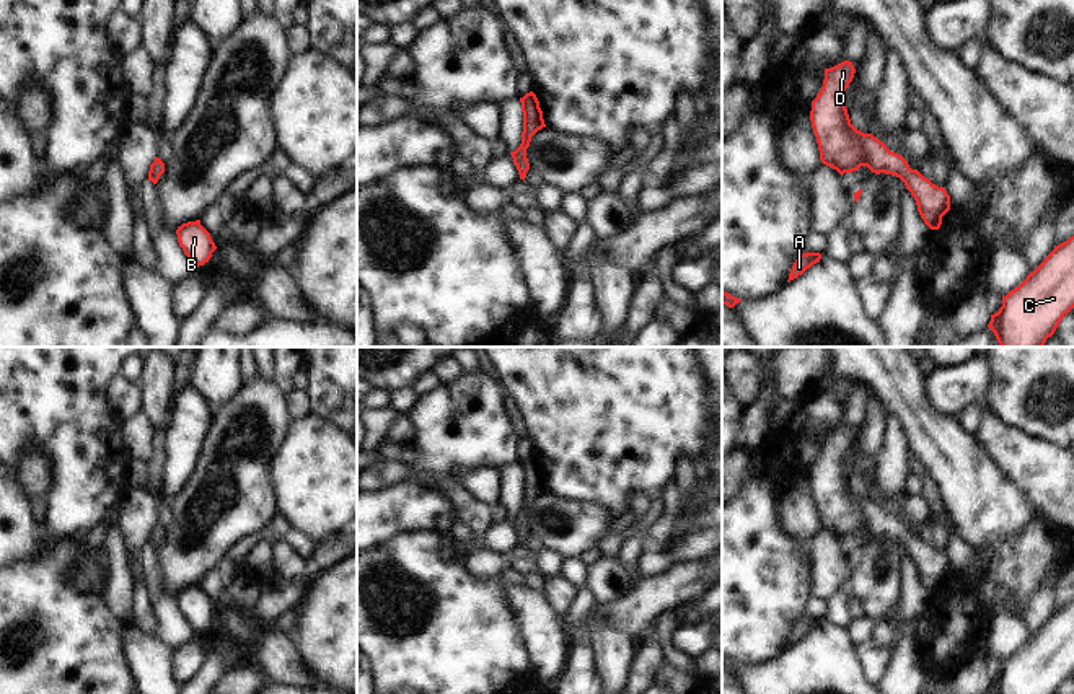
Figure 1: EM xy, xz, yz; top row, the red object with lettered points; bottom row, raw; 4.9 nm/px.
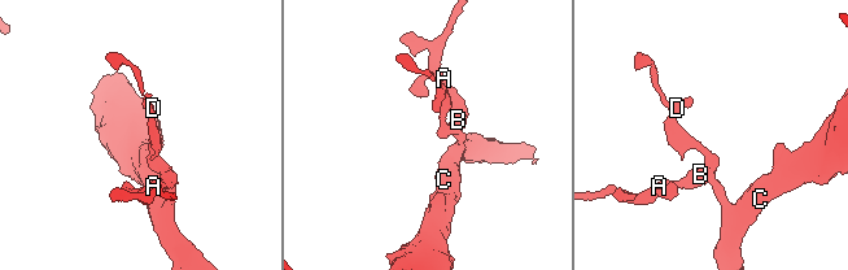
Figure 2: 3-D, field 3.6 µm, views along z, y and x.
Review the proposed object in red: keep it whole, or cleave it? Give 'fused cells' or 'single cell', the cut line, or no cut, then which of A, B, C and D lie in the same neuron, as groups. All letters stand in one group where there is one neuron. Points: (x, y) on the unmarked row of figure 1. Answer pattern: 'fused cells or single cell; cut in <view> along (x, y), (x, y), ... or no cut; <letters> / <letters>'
single cell; no cut; A B C D

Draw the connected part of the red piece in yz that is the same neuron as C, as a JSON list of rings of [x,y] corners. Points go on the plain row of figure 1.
[[[1074,601],[1054,611],[1027,643],[1002,661],[989,694],[1056,694],[1074,673]]]

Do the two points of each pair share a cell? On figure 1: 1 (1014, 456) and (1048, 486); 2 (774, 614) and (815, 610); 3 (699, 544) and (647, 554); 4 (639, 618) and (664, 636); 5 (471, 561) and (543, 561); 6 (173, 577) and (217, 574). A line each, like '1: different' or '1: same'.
1: same
2: different
3: same
4: different
5: same
6: different

